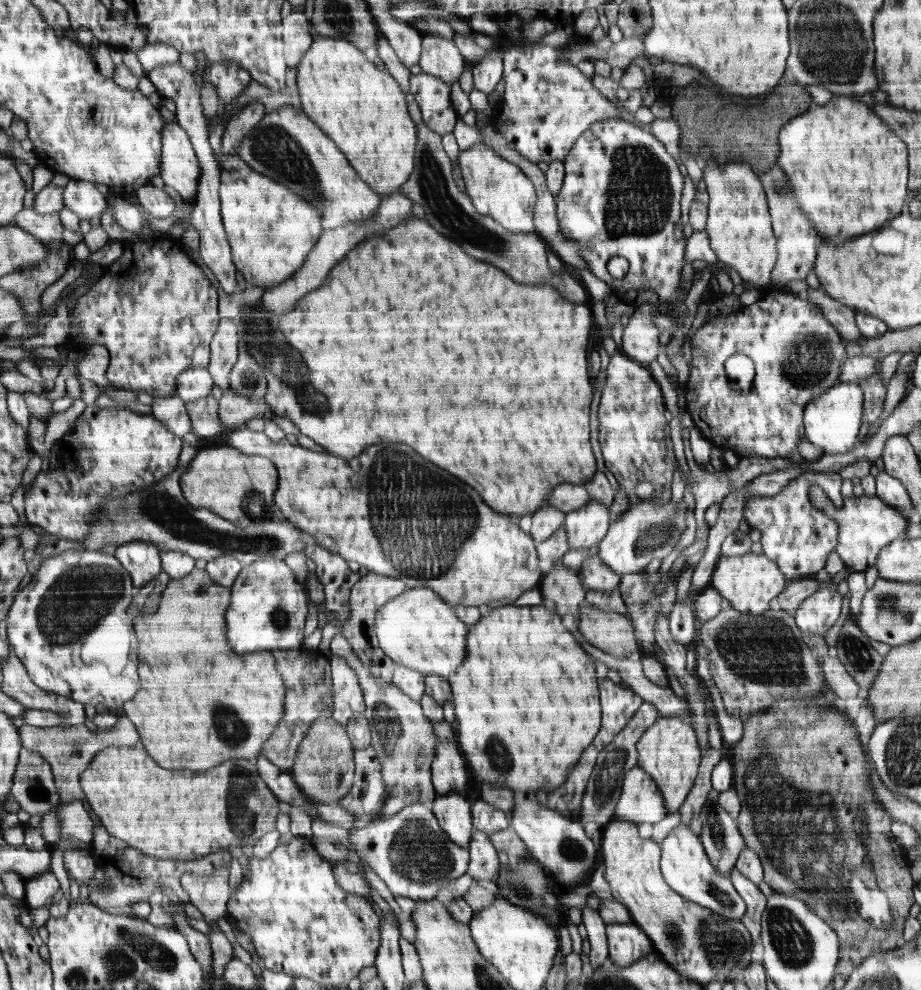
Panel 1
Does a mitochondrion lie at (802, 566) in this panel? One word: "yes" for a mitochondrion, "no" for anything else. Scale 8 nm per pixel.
no

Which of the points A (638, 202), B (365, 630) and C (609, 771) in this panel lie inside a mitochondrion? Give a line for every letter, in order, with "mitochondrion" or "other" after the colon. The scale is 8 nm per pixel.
A: mitochondrion
B: other
C: mitochondrion

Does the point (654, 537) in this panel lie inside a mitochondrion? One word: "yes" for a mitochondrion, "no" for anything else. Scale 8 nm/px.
yes

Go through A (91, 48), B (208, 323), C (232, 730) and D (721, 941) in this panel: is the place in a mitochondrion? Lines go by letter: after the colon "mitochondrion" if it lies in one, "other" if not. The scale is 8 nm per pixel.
A: other
B: other
C: mitochondrion
D: mitochondrion

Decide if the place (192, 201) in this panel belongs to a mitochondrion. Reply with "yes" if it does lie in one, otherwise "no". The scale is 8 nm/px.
no

